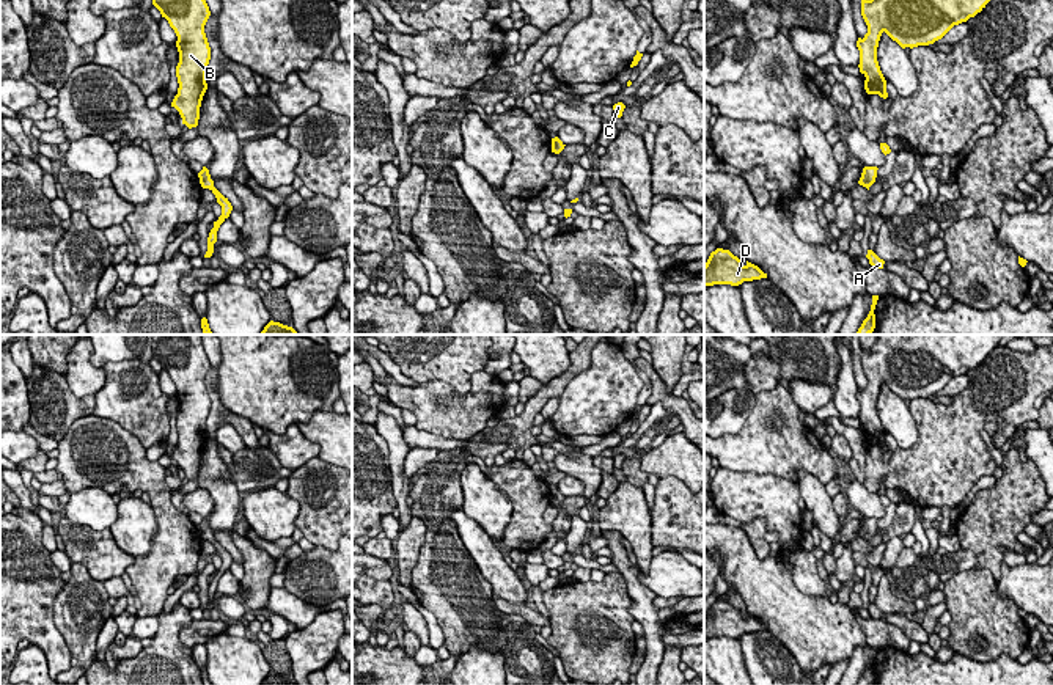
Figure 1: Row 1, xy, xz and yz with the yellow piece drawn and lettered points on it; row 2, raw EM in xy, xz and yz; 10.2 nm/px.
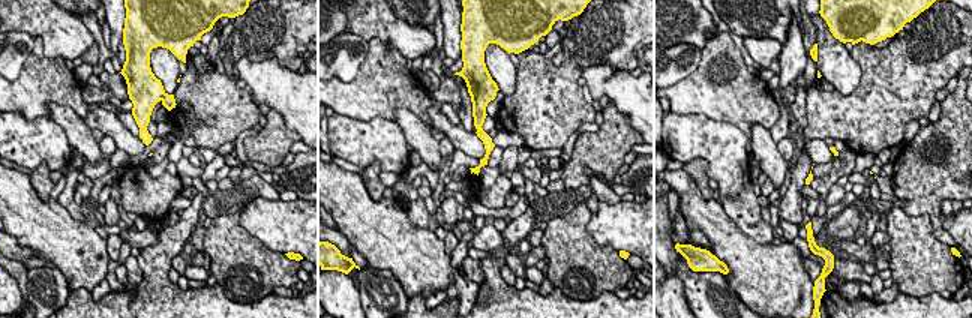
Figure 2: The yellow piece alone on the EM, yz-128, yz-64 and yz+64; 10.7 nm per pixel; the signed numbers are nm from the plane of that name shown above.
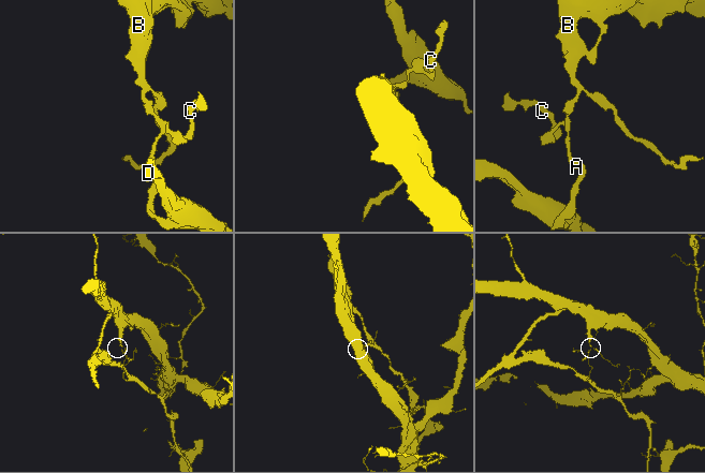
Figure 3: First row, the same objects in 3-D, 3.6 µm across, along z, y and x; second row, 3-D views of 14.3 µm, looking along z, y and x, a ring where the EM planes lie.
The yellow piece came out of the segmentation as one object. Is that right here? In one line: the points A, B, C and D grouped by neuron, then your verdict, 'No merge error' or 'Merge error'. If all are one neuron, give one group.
Groups: A C D / B. Merge error

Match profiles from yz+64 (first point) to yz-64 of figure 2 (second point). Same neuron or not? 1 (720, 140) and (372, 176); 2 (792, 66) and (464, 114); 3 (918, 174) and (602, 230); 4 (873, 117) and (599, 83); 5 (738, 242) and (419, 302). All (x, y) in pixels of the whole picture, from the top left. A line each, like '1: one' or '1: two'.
1: two
2: two
3: two
4: two
5: two

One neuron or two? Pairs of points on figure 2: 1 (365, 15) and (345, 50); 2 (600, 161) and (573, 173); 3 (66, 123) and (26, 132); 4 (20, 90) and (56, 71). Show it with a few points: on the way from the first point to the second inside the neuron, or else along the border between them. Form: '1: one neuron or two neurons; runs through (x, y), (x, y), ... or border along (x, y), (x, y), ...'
1: two neurons; border along (348, 30), (360, 35), (368, 42)
2: one neuron; runs through (594, 161), (585, 161), (579, 167)
3: two neurons; border along (48, 117), (62, 128), (72, 149)
4: one neuron; runs through (29, 90), (47, 80)

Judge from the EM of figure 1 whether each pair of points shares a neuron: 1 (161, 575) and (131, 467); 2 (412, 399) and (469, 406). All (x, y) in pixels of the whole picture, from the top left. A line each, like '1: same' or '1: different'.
1: same
2: same

